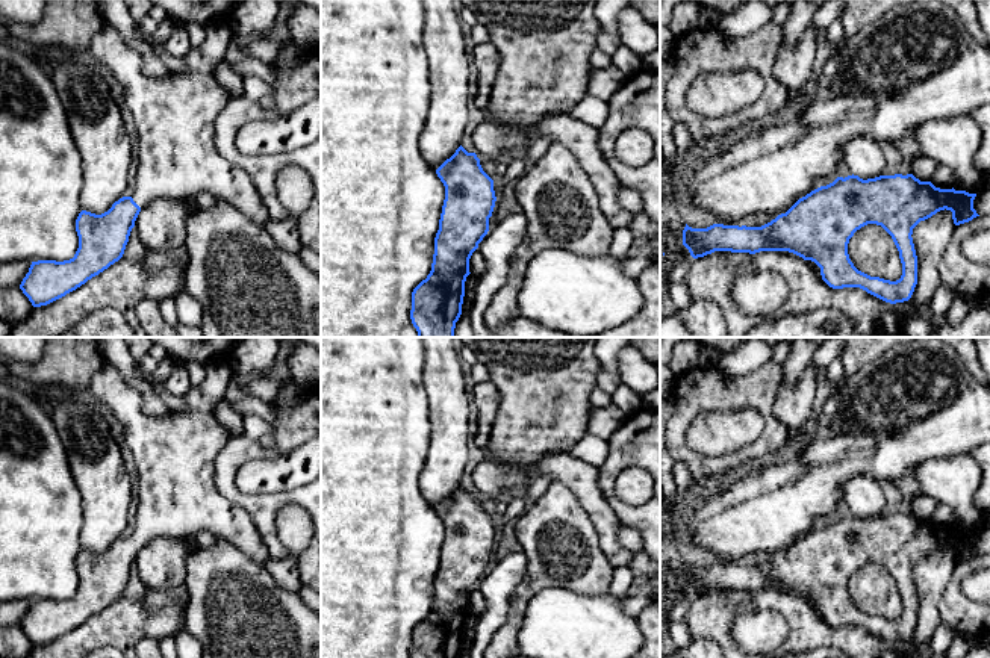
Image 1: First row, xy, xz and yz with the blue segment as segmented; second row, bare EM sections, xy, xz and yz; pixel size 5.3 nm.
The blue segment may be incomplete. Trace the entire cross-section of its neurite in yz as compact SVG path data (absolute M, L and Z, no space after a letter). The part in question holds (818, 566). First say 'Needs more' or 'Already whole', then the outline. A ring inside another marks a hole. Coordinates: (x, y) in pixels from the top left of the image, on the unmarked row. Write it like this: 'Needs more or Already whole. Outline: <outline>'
Already whole. Outline: M913 513L879 514L863 519L858 514L837 516L799 537L786 552L761 566L713 563L707 567L692 567L686 563L683 584L693 597L714 590L749 591L789 590L820 607L822 619L833 628L860 626L867 632L890 641L908 640L917 623L917 594L913 582L913 567L940 549L951 549L955 564L979 555L973 548L976 532L940 528L931 520L920 520ZM867 563L881 564L893 578L902 602L902 614L896 620L870 616L858 610L849 597L848 582L857 569Z

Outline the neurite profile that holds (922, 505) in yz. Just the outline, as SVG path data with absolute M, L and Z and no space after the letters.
M919 493L910 505L911 513L920 520L932 520L939 502L923 493Z

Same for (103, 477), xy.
M89 395L59 402L50 419L82 495L82 549L101 554L124 535L129 525L130 466Z

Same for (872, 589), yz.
M867 563L857 569L849 578L848 593L854 605L870 616L896 620L902 614L899 590L881 564Z

